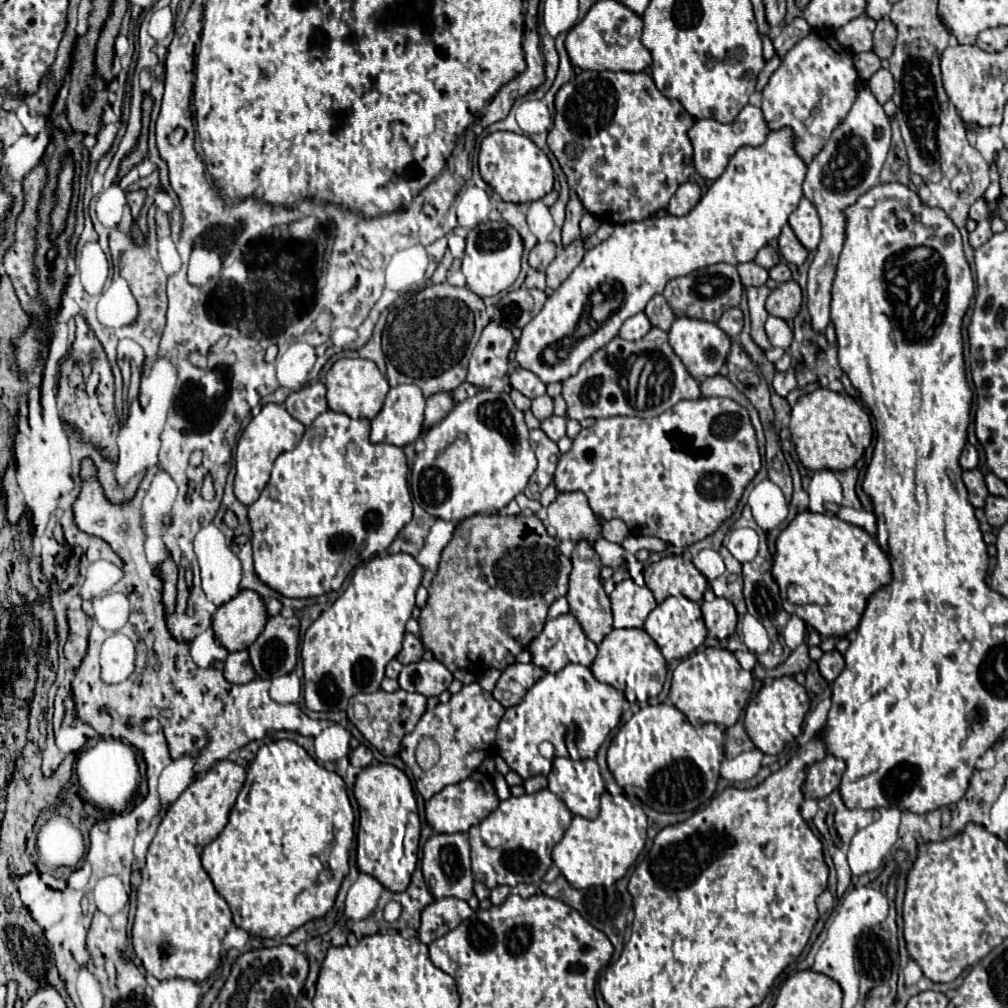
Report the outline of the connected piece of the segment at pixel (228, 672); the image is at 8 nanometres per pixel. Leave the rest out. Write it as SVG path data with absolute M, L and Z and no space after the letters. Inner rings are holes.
M233 652L227 656L225 666L223 666L223 676L231 684L247 684L255 678L255 672L249 664L249 654L247 652Z

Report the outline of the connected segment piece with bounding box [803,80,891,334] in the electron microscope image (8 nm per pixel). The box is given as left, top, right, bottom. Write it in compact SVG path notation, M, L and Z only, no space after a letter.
M859 80L857 98L855 98L849 114L831 132L823 150L811 160L809 170L807 170L807 178L805 178L805 184L803 184L803 194L817 208L821 224L823 224L823 238L821 238L817 254L811 262L809 280L807 280L807 308L809 308L809 314L811 314L811 326L813 326L815 334L823 334L825 328L829 326L829 284L833 284L833 268L837 266L837 256L841 254L841 244L845 240L845 224L841 224L841 208L845 208L845 204L853 204L853 200L857 200L857 196L861 196L861 192L865 192L865 188L871 188L879 180L879 172L881 172L883 162L887 158L889 144L891 144L889 116L885 114L883 106L875 100L873 92L867 86L867 80Z

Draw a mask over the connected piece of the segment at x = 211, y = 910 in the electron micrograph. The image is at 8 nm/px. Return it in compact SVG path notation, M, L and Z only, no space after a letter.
M219 760L205 774L199 774L193 784L169 806L155 832L155 838L149 844L145 866L141 868L141 884L137 890L137 912L131 928L131 942L137 958L143 962L145 974L157 980L189 978L203 982L219 968L221 940L233 926L233 920L229 904L217 894L209 874L201 866L201 852L225 828L243 782L245 768L241 764L231 760Z

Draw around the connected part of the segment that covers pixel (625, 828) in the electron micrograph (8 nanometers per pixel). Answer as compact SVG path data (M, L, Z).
M609 792L601 796L601 812L595 820L573 816L571 826L563 838L553 846L553 864L561 870L567 882L577 888L611 886L621 880L629 866L637 860L647 838L647 816L641 806L631 804L627 798L613 798Z

